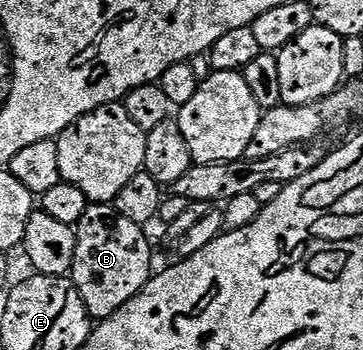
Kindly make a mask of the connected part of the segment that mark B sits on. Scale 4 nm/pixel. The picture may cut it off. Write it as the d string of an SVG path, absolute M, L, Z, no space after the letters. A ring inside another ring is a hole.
M87 203L84 210L84 218L76 226L78 237L76 238L76 258L72 279L88 314L95 321L101 322L116 314L120 306L124 306L136 293L142 291L142 287L149 282L152 275L150 268L150 240L146 237L147 229L141 224L132 222L116 210L113 203L95 204Z

